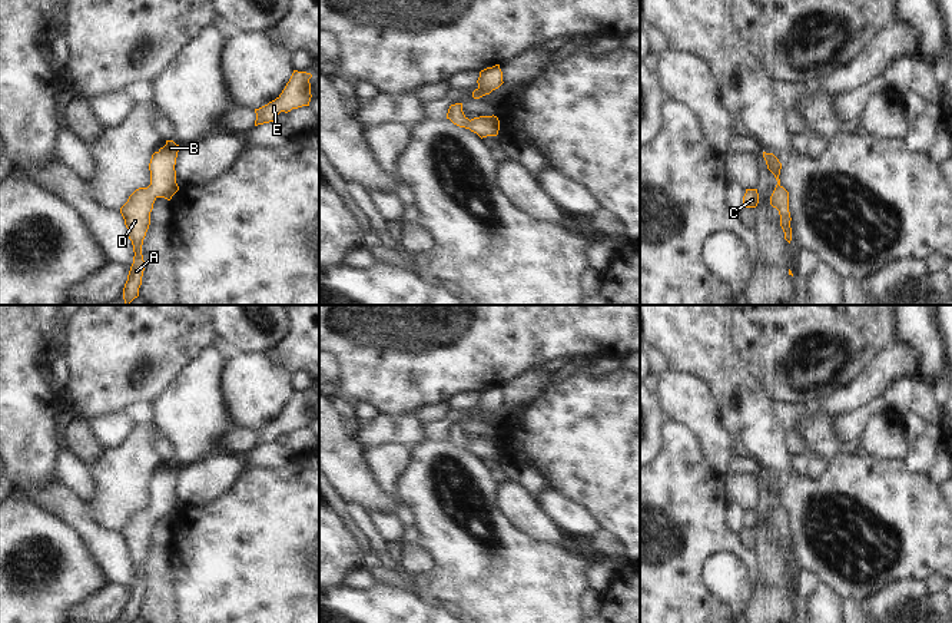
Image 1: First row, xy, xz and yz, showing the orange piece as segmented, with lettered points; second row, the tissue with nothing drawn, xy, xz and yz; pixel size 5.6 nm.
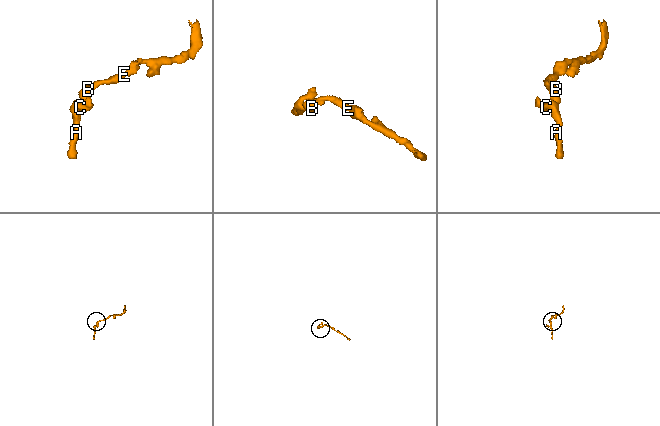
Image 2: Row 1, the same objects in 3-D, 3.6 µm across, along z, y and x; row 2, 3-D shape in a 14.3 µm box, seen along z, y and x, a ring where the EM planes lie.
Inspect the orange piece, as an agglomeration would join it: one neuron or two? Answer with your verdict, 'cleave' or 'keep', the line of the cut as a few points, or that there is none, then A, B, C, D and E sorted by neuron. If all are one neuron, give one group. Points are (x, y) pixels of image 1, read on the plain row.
keep; no cut; A B C D E

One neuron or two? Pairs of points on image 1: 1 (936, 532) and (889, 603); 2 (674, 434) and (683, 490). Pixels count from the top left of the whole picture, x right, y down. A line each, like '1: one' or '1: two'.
1: two
2: one

